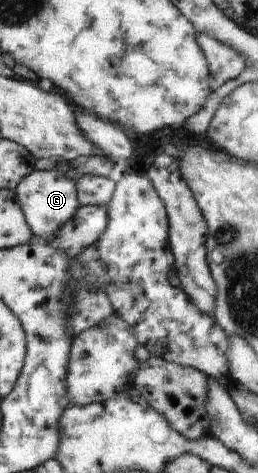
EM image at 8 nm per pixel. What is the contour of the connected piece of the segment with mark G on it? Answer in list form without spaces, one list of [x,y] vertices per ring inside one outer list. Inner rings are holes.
[[[35,168],[17,186],[16,194],[25,218],[33,230],[34,238],[46,242],[49,242],[65,222],[76,216],[76,212],[80,208],[76,180],[66,180],[64,176],[56,178],[56,169],[43,171]]]

